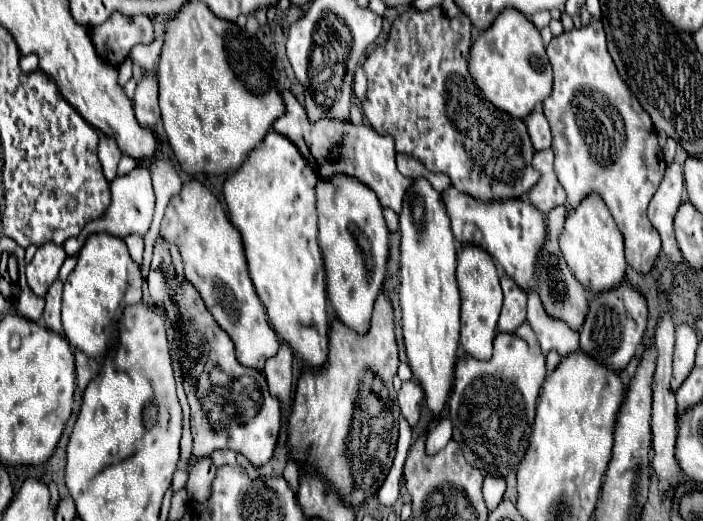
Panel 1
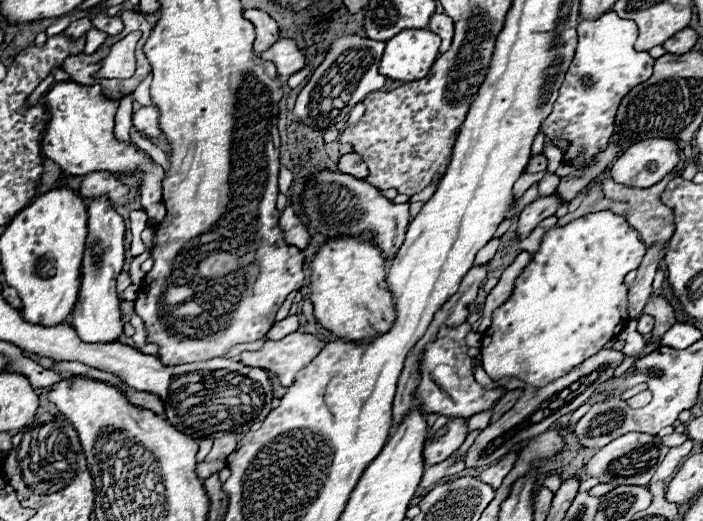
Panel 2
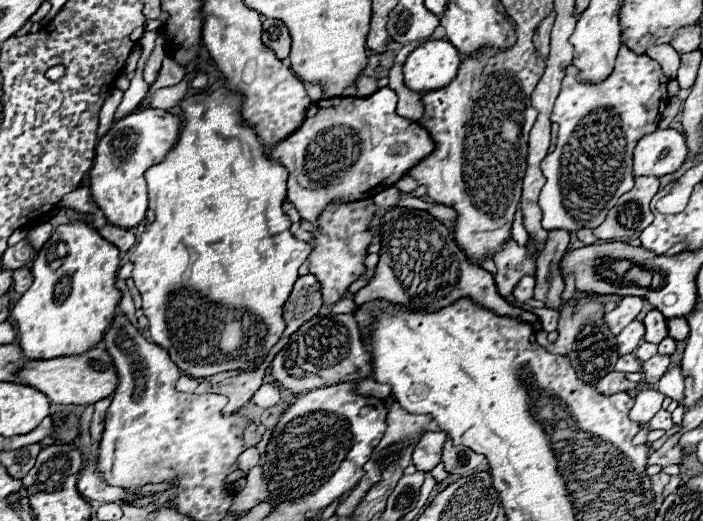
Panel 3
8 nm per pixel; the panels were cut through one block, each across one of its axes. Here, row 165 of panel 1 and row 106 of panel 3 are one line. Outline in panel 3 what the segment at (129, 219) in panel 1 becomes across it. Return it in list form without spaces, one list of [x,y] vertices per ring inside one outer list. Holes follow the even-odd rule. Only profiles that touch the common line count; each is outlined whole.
[[[166,56],[164,62],[162,62],[162,70],[160,70],[160,74],[158,74],[158,80],[150,86],[148,96],[140,102],[138,108],[146,108],[146,106],[150,104],[150,94],[152,94],[152,92],[156,92],[158,88],[166,88],[166,86],[174,86],[174,84],[178,84],[178,82],[184,78],[184,74],[186,74],[186,70],[184,70],[178,62],[174,62],[172,58]]]

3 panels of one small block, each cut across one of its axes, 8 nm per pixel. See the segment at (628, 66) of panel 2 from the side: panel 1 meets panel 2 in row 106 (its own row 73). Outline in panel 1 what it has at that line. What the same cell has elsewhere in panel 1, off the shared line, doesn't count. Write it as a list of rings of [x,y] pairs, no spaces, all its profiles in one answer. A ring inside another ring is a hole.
[[[592,20],[586,28],[572,28],[570,32],[552,38],[546,50],[554,70],[554,86],[552,94],[542,102],[542,108],[552,128],[554,170],[566,190],[568,206],[576,208],[590,194],[600,194],[618,230],[624,236],[624,254],[628,266],[632,266],[640,274],[648,274],[660,252],[660,234],[650,224],[646,208],[664,176],[664,170],[660,170],[660,146],[652,120],[640,106],[640,102],[632,96],[624,80],[620,80],[616,66],[612,64],[612,58],[608,54],[606,34],[600,20]]]

